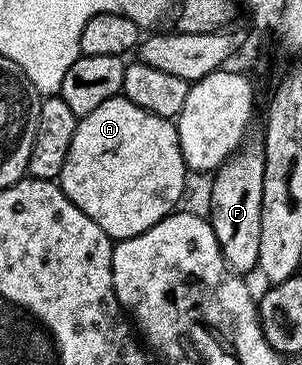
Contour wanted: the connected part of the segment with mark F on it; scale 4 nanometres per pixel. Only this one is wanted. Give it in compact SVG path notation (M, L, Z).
M245 140L244 144L215 170L212 194L208 197L206 216L220 244L222 255L236 273L248 275L258 266L258 243L261 238L262 181L264 169L263 140Z

